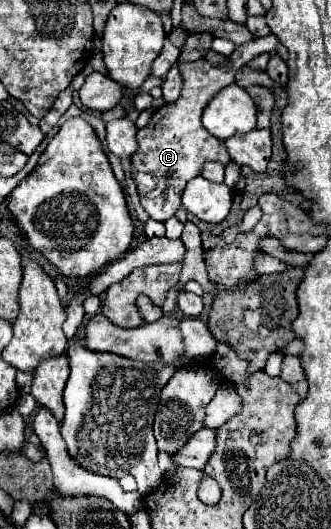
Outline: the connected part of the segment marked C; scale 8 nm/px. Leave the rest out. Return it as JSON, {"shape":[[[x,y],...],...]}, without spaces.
{"shape":[[[264,36],[250,40],[246,44],[236,46],[232,56],[226,58],[224,66],[212,66],[204,58],[196,62],[178,62],[180,74],[182,74],[182,92],[180,98],[172,104],[164,104],[158,108],[148,126],[138,130],[138,150],[132,156],[132,178],[138,186],[140,194],[140,204],[148,212],[150,218],[158,222],[166,222],[176,214],[180,208],[180,196],[188,180],[200,174],[202,164],[208,160],[216,160],[222,164],[230,162],[230,154],[224,146],[224,140],[212,136],[204,126],[202,126],[202,110],[206,104],[212,100],[216,92],[220,92],[224,86],[234,82],[234,74],[252,58],[264,52],[272,52],[280,42],[274,36]]]}

